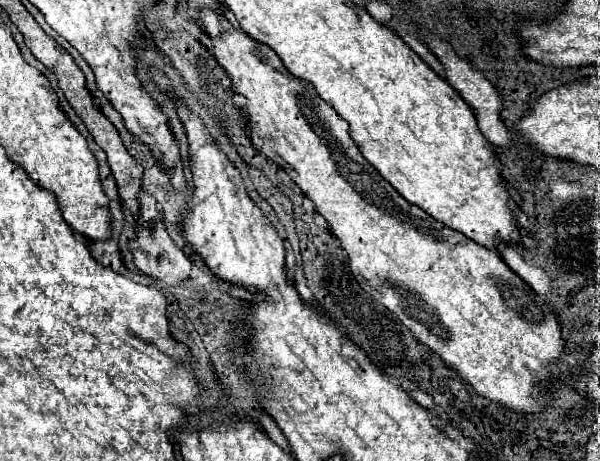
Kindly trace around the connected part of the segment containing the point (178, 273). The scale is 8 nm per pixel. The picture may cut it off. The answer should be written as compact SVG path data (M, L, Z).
M143 190L139 192L139 198L141 198L141 216L137 220L139 222L139 232L135 234L135 240L129 244L129 248L133 252L133 258L135 258L135 266L145 276L149 276L153 280L159 280L159 282L165 282L167 286L177 286L181 282L187 282L189 274L191 274L191 268L193 268L193 262L169 238L169 234L165 230L165 224L163 224L163 216L157 210L155 198L149 196Z

